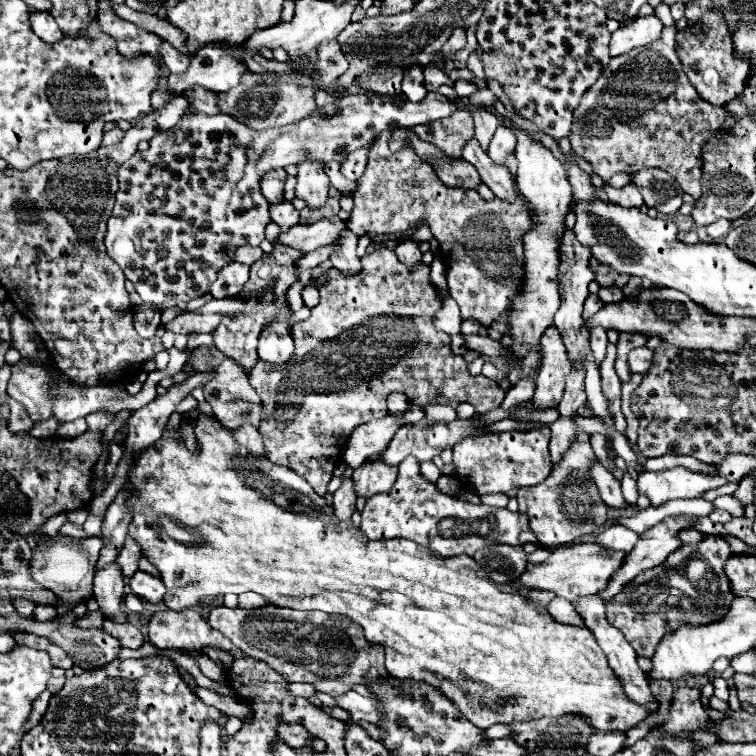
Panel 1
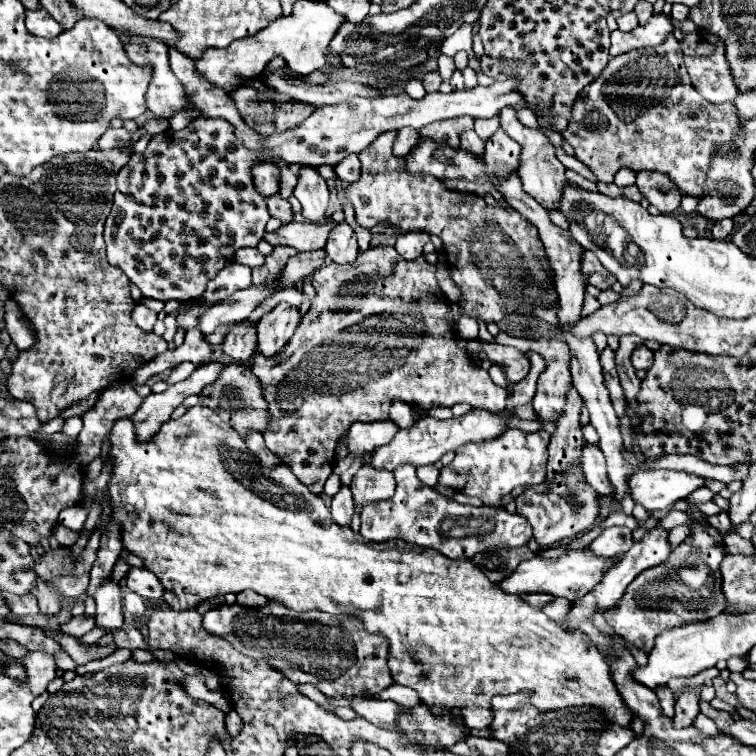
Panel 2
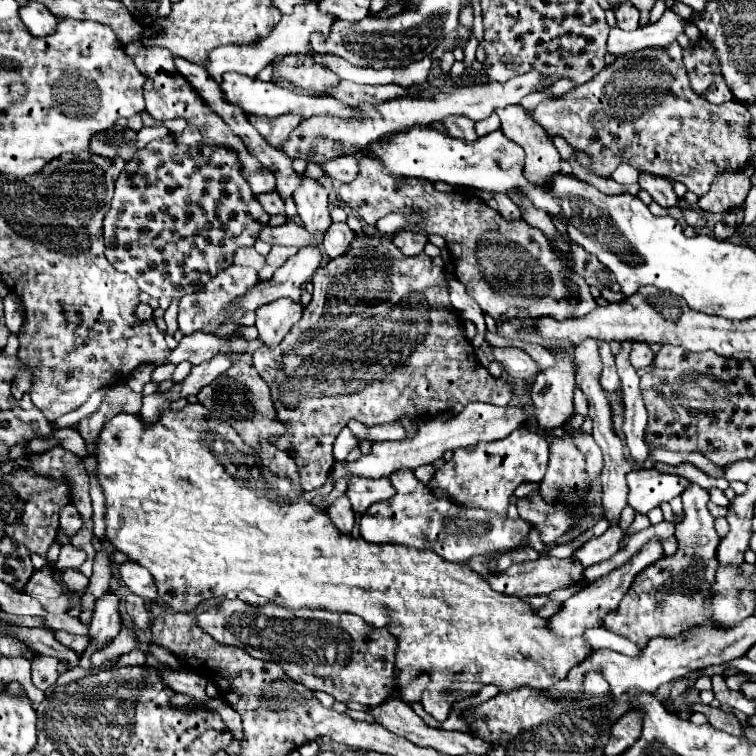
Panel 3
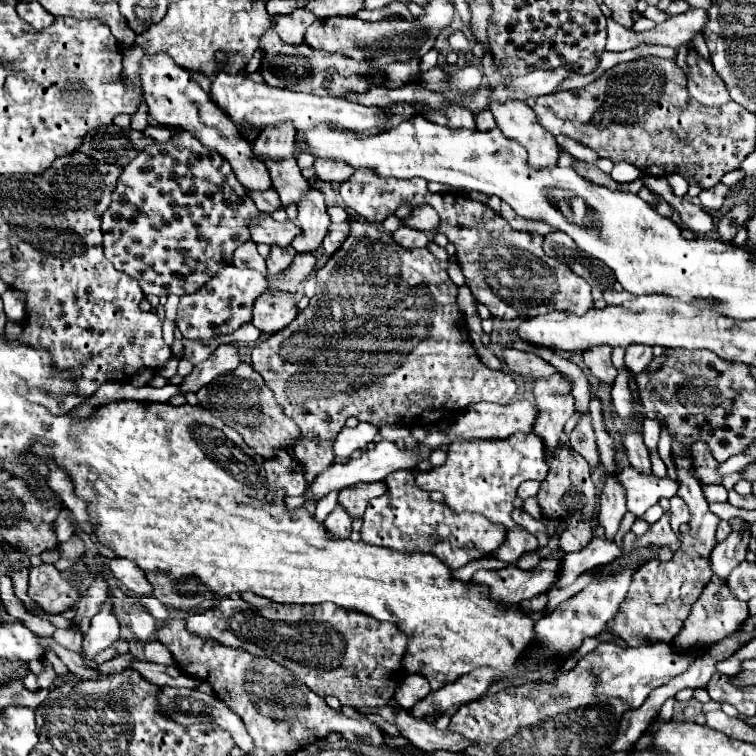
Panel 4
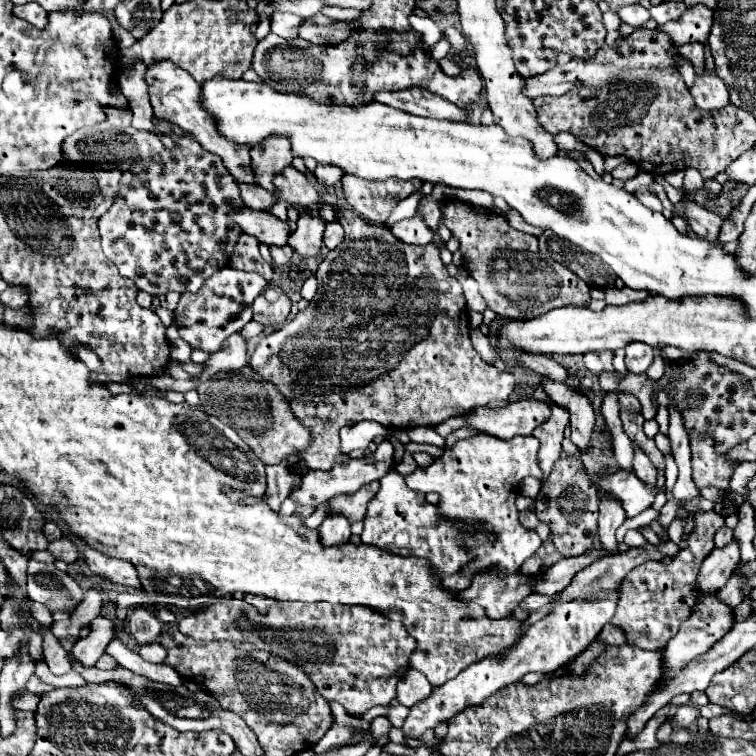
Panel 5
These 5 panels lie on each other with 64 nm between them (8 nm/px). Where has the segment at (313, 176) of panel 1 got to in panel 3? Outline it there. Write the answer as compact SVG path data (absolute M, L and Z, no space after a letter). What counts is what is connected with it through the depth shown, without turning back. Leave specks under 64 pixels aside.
M304 178L302 186L294 192L294 202L304 228L310 234L324 234L332 224L328 212L328 190L324 190L316 180Z

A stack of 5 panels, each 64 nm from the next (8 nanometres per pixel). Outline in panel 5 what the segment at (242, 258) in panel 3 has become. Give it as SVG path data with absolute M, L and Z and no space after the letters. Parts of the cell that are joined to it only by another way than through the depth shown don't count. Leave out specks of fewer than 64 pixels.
M240 234L236 244L234 244L234 250L230 254L230 266L236 268L236 270L246 270L246 272L258 272L262 278L266 278L268 282L272 280L274 276L274 270L268 262L262 260L260 252L258 252L258 246L260 242L250 236L250 234Z

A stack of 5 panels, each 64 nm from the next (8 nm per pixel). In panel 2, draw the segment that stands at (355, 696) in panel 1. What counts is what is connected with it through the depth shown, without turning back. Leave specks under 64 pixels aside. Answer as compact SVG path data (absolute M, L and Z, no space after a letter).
M354 698L352 700L352 708L366 718L368 722L372 722L374 726L386 728L390 732L396 732L400 736L404 736L406 732L400 728L400 716L404 716L404 706L392 702L392 700L360 700Z

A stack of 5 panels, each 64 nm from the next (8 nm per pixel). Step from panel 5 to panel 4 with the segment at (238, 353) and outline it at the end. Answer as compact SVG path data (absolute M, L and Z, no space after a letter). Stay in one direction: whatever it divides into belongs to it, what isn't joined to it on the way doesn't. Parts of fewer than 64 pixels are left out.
M220 344L208 360L198 364L190 376L182 382L182 392L198 392L202 386L208 386L214 378L234 372L242 364L238 348L234 344Z

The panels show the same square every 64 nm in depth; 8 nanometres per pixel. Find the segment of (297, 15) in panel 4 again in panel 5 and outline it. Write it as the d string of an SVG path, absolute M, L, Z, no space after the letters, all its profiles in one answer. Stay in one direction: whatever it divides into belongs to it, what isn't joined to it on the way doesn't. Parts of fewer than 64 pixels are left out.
M274 12L270 18L271 31L284 38L294 36L294 22L302 22L302 16L296 14L284 14L284 12Z

